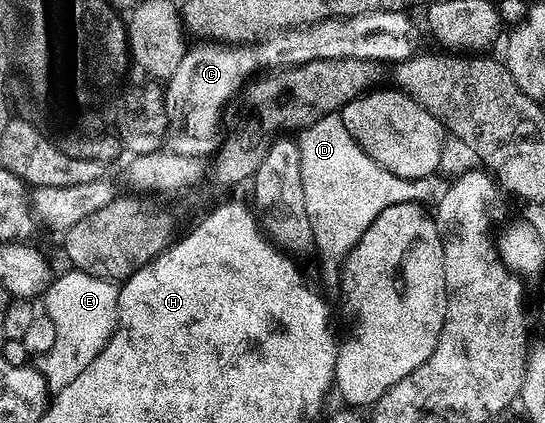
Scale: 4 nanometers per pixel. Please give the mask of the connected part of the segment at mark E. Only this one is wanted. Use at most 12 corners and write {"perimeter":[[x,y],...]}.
{"perimeter":[[69,268],[42,297],[55,338],[38,368],[52,391],[106,347],[120,290]]}

